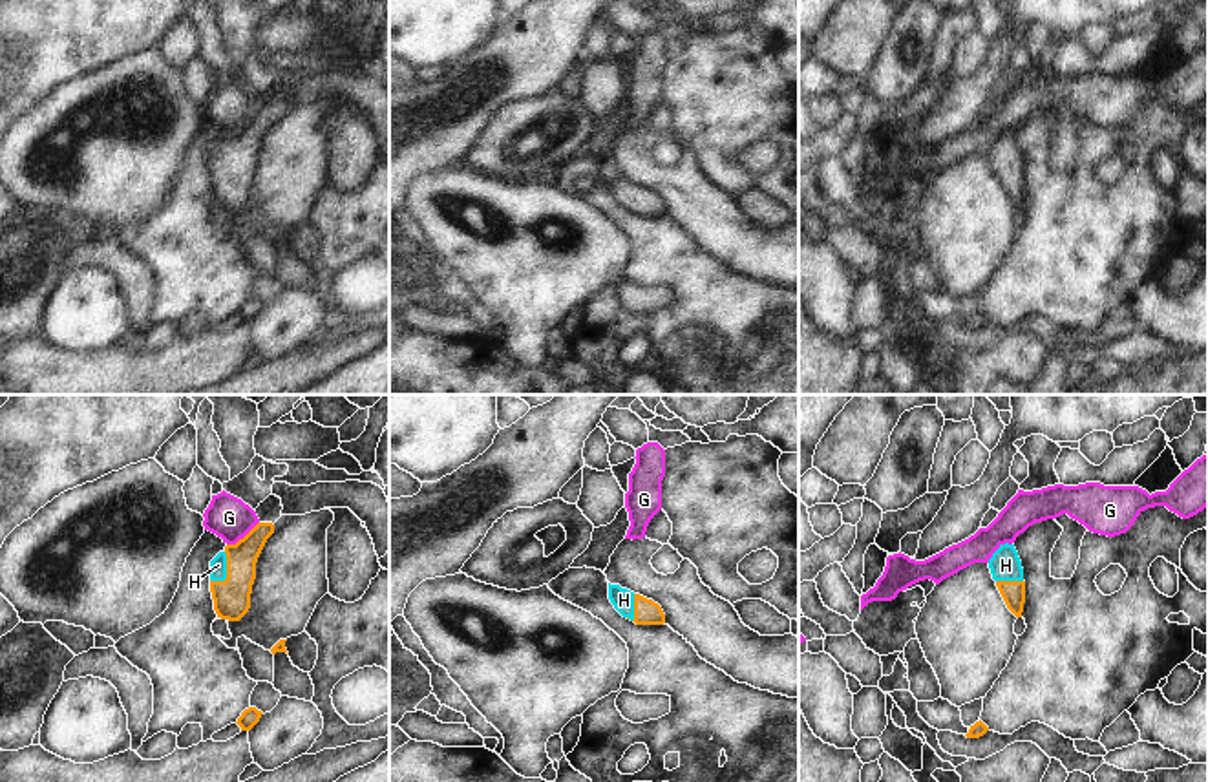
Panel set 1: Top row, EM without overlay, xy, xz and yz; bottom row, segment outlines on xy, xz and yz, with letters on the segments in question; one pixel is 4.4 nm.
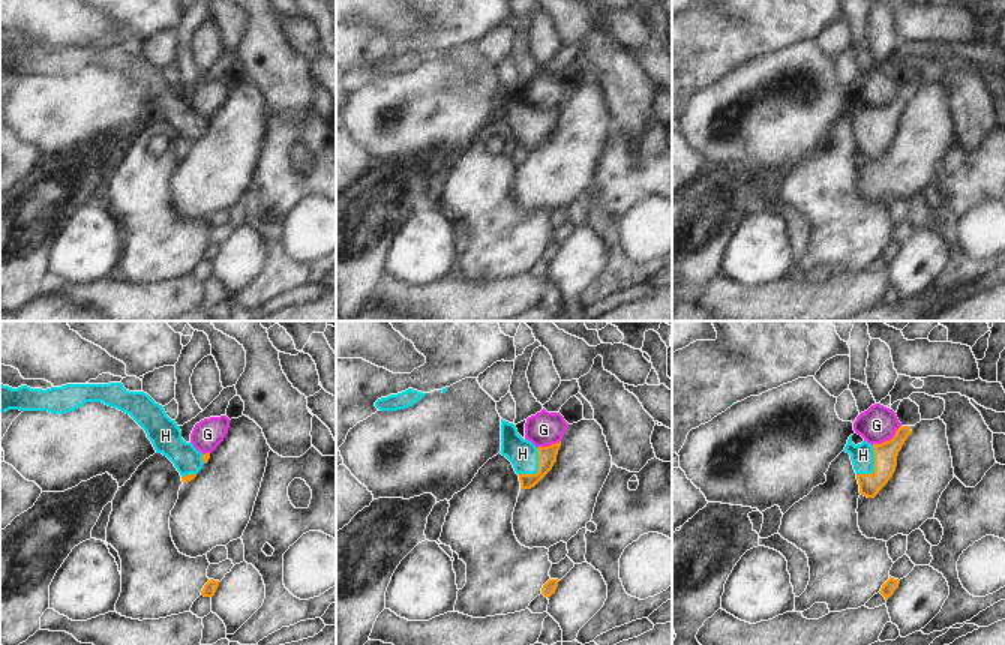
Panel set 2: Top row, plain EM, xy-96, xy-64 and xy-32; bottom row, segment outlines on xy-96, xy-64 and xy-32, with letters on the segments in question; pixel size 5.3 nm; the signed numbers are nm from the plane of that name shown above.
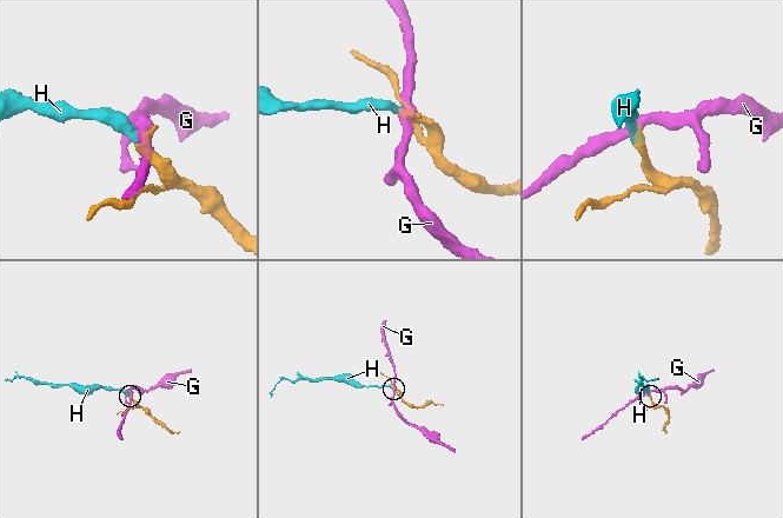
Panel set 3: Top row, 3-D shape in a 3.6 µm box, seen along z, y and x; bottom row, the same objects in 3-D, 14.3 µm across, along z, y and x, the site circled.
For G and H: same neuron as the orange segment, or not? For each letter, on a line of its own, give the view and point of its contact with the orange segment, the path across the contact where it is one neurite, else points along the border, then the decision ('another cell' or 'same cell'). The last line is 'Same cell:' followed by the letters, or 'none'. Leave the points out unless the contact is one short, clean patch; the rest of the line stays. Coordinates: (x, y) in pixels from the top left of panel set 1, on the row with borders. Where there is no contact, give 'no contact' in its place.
G: meets orange in xy at (243, 538); border along xy (258, 521), (242, 538), (227, 545); another cell
H: meets orange in xy at (227, 572); runs through xy (231, 598), (227, 572), (218, 565); same cell
Same cell: H

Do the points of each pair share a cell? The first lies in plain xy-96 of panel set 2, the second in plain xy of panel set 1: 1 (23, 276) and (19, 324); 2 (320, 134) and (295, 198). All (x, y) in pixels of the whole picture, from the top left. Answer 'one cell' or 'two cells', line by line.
1: one cell
2: two cells

